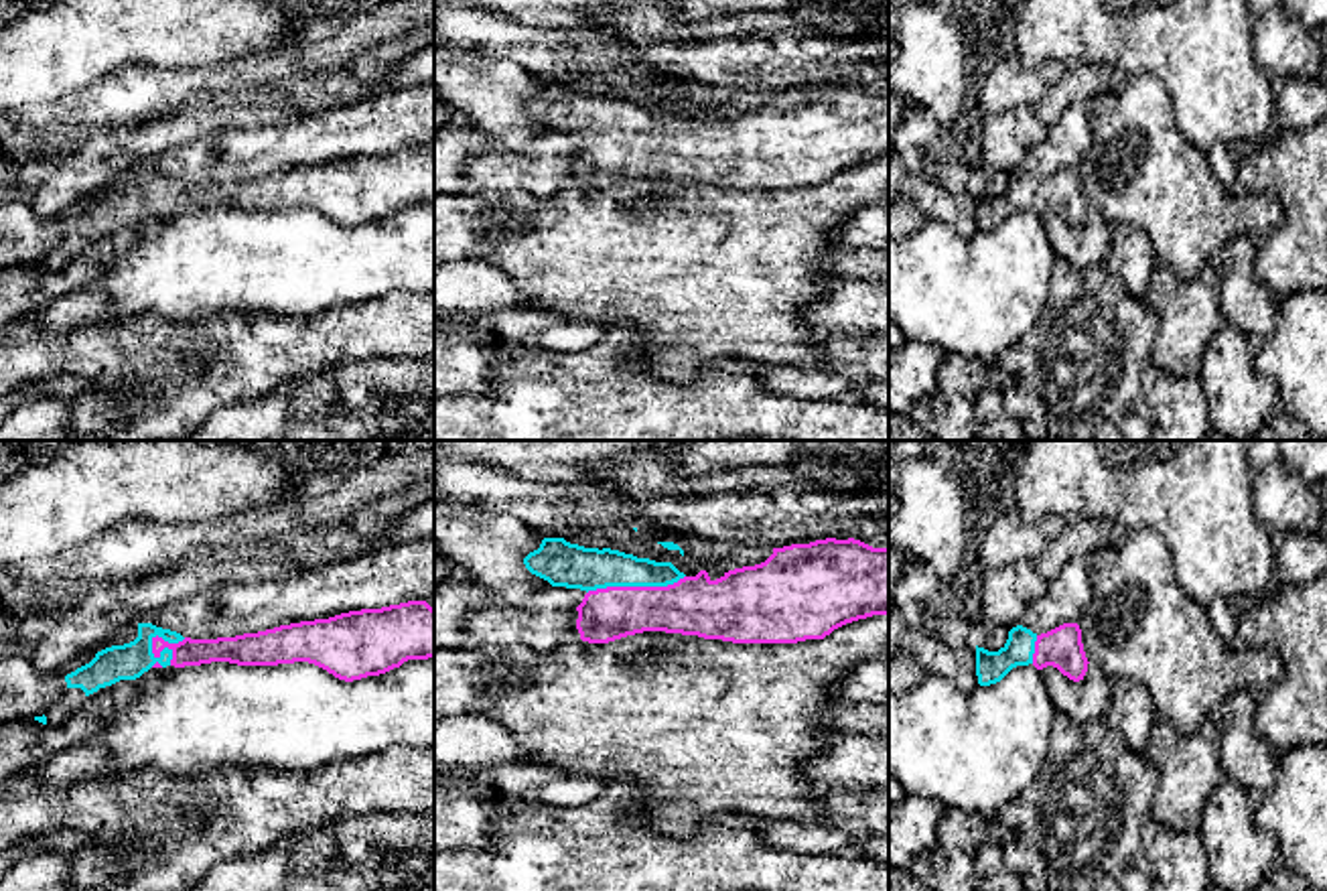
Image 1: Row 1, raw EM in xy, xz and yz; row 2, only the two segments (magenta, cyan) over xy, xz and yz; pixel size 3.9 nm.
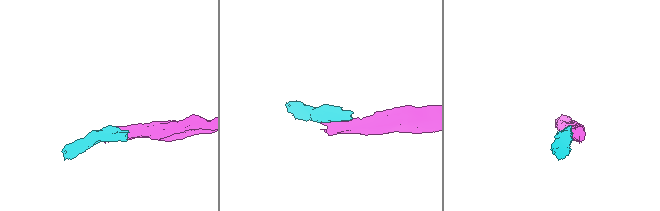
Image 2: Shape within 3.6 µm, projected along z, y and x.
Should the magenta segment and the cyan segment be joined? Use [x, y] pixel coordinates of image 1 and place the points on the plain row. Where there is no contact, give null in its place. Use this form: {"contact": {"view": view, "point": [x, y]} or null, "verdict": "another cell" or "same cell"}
{"contact": {"view": "xy", "point": [165, 191]}, "verdict": "same cell"}

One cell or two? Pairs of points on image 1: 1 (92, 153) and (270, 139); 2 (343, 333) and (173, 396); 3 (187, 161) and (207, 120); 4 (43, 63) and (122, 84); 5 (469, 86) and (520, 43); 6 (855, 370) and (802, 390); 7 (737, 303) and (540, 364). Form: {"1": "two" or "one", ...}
{"1": "two", "2": "one", "3": "two", "4": "two", "5": "two", "6": "one", "7": "two"}

